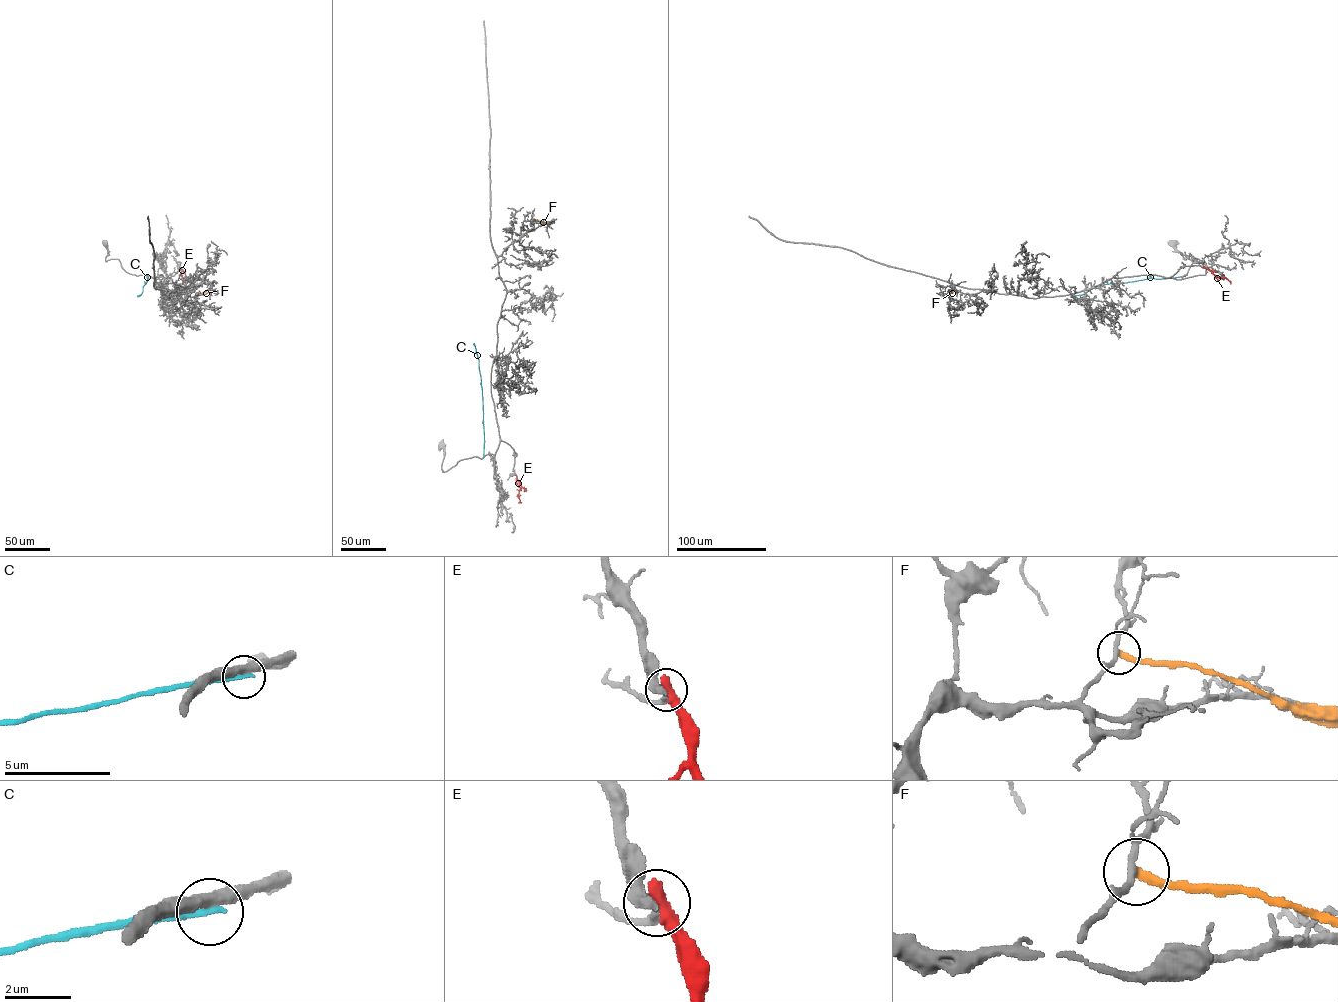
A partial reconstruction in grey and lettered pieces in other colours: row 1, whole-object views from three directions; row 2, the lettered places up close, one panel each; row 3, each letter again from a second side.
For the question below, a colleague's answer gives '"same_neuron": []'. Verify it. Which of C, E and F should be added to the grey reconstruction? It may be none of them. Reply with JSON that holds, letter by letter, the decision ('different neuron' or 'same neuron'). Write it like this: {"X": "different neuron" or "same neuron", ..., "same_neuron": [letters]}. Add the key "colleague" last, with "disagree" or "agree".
{"C": "different neuron", "E": "different neuron", "F": "different neuron", "same_neuron": [], "colleague": "agree"}

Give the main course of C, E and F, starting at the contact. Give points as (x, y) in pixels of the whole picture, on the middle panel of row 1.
C: (483, 457), (482, 389), (473, 343)
E: (515, 474), (521, 486), (518, 502)
F: (531, 219), (551, 224)

